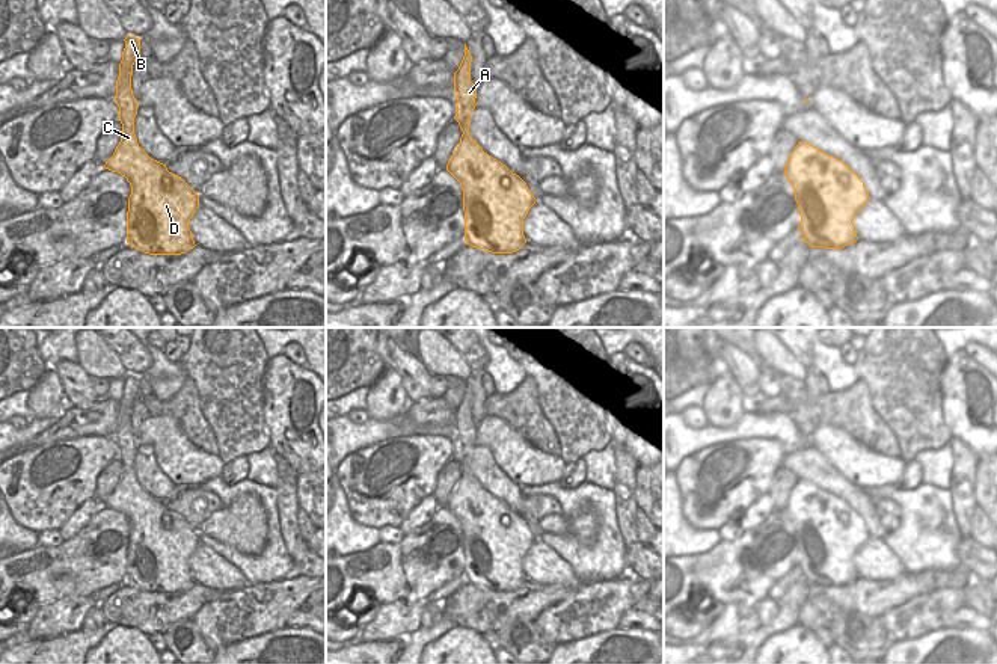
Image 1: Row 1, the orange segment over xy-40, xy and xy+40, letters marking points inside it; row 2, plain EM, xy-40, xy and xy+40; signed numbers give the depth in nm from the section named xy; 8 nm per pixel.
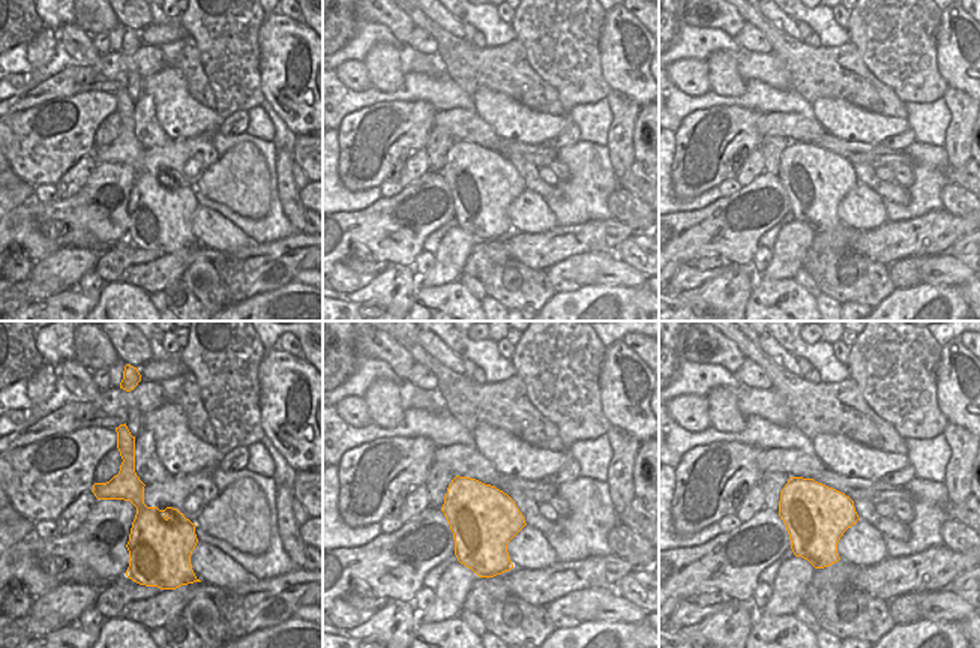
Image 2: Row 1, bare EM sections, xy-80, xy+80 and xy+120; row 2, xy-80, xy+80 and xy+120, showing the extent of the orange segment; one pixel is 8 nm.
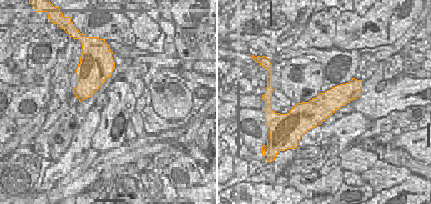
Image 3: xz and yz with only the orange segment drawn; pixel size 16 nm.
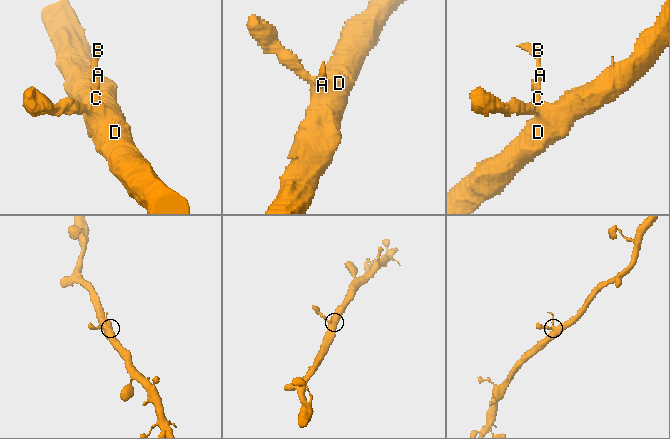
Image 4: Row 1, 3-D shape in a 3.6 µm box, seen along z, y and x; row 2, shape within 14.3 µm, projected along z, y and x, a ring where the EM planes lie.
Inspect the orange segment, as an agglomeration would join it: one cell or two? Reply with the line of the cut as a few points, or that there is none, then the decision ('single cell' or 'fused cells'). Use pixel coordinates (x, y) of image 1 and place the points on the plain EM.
no cut | single cell

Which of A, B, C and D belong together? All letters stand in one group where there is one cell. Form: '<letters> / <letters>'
A B C D

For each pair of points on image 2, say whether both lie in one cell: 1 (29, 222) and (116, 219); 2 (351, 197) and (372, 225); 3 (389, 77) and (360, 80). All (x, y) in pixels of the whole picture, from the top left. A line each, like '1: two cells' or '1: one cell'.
1: one cell
2: two cells
3: two cells

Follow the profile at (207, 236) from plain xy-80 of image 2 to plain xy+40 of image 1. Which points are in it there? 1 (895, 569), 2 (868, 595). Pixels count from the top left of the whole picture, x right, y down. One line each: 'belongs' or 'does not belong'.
1: belongs
2: does not belong

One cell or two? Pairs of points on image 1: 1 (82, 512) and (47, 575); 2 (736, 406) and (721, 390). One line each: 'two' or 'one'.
1: two
2: one

